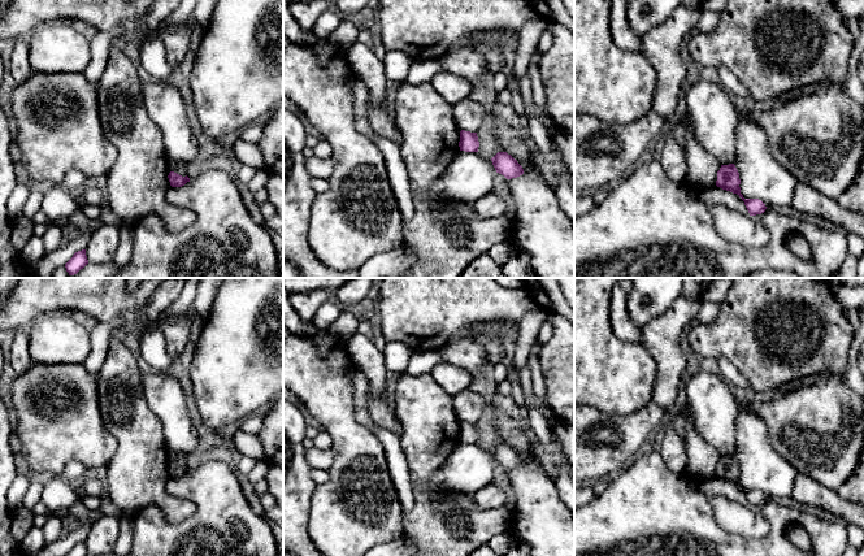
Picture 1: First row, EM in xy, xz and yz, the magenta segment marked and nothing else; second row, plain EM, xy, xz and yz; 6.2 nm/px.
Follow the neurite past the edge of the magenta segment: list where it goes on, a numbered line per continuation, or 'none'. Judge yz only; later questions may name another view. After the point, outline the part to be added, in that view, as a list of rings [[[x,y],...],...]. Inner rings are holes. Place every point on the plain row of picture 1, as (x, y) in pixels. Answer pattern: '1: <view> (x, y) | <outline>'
none

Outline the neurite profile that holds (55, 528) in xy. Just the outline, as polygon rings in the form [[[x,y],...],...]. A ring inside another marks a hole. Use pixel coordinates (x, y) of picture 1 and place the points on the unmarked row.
[[[48,512],[45,525],[42,529],[45,543],[53,543],[64,535],[66,524],[56,514]]]

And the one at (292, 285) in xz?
[[[283,278],[283,287],[290,292],[307,292],[311,290],[335,291],[351,278]]]

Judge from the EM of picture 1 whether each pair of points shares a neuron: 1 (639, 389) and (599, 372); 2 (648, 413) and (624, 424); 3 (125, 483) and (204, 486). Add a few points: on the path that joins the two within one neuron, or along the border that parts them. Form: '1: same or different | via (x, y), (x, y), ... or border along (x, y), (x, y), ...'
1: same | via (629, 386), (620, 378), (609, 374)
2: same | via (642, 420), (638, 424), (630, 424)
3: different | border along (170, 477), (166, 482), (166, 492), (169, 495)

